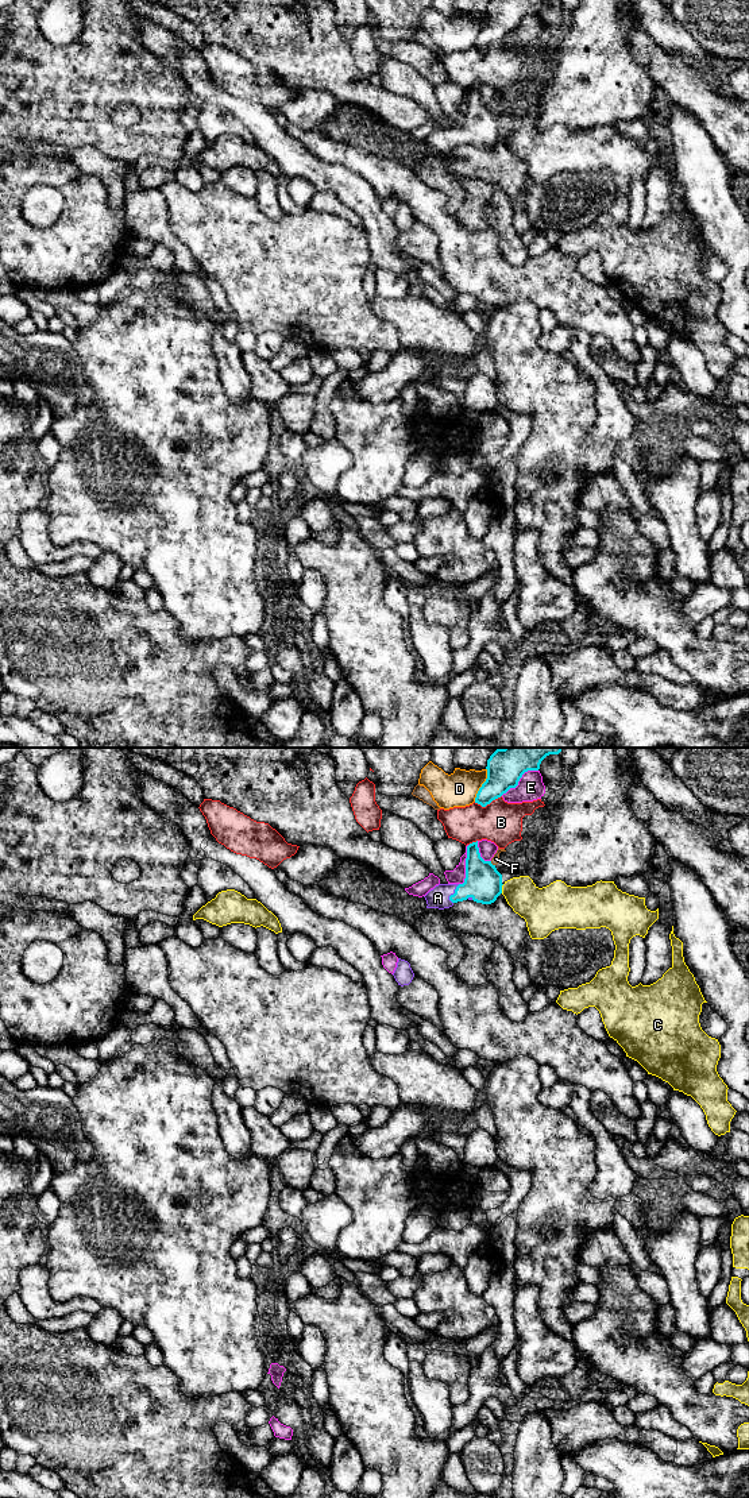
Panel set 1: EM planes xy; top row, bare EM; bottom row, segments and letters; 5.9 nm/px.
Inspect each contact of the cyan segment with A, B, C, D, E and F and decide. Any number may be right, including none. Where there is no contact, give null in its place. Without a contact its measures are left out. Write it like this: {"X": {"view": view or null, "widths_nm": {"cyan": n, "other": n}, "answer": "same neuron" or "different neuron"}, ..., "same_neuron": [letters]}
{"A": {"view": "xy", "widths_nm": {"cyan": 220, "other": 130}, "answer": "same neuron"}, "B": {"view": "xy", "widths_nm": {"cyan": 220, "other": 260}, "answer": "different neuron"}, "C": {"view": "xy", "widths_nm": {"cyan": 220, "other": 220}, "answer": "different neuron"}, "D": {"view": "xy", "widths_nm": {"cyan": 220, "other": 200}, "answer": "different neuron"}, "E": {"view": "xy", "widths_nm": {"cyan": 240, "other": 160}, "answer": "different neuron"}, "F": {"view": "xy", "widths_nm": {"cyan": 220, "other": 50}, "answer": "different neuron"}, "same_neuron": ["A"]}

